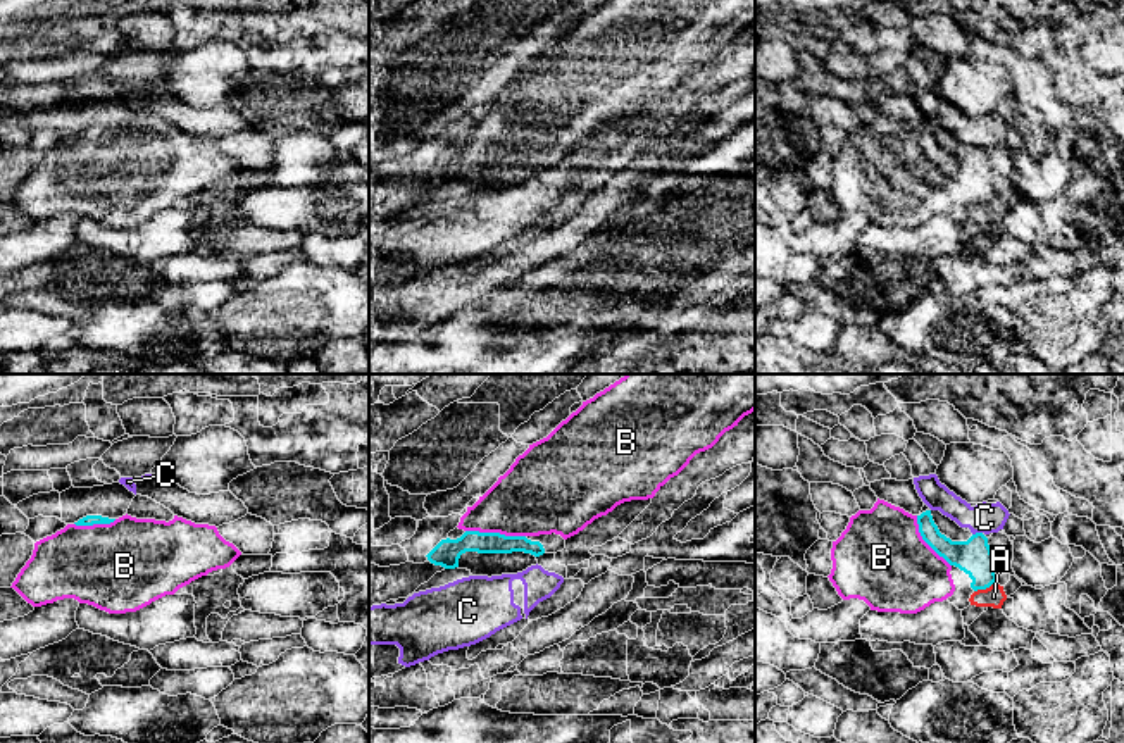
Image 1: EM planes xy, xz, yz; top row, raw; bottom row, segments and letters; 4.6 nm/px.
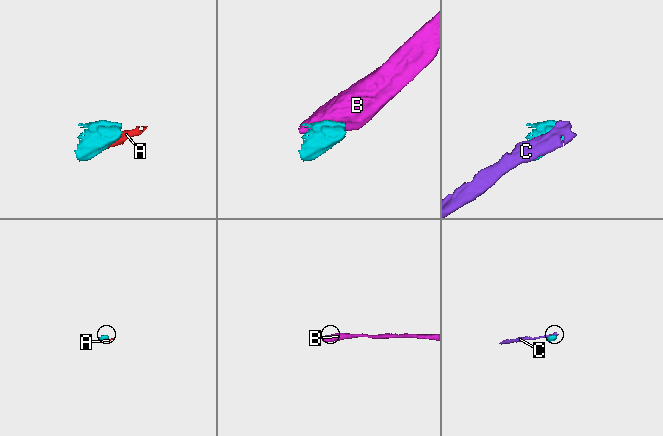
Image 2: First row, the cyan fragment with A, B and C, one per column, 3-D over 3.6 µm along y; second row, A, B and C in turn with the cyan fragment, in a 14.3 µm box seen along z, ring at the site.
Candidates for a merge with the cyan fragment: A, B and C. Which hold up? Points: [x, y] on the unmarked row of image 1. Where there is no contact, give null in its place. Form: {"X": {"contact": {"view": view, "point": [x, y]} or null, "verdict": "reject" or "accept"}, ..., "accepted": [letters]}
{"A": {"contact": {"view": "yz", "point": [985, 202]}, "verdict": "reject"}, "B": {"contact": {"view": "xz", "point": [495, 147]}, "verdict": "accept"}, "C": {"contact": {"view": "yz", "point": [976, 147]}, "verdict": "reject"}, "accepted": ["B"]}

